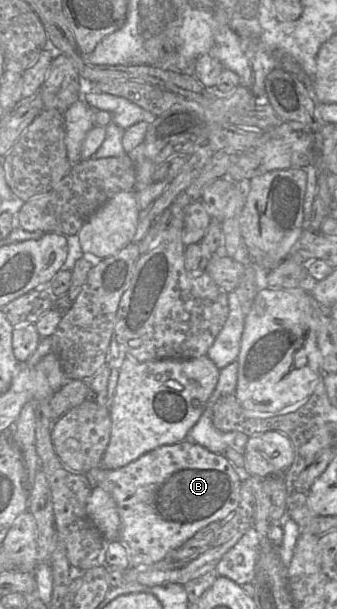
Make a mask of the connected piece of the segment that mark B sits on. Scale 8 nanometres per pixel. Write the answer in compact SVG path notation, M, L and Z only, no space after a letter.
M183 440L163 445L143 454L116 470L93 468L87 474L91 486L108 492L114 499L120 516L118 541L124 546L129 568L147 568L167 558L199 530L212 522L224 522L233 515L240 503L241 480L231 462L223 454L210 452L203 446Z

